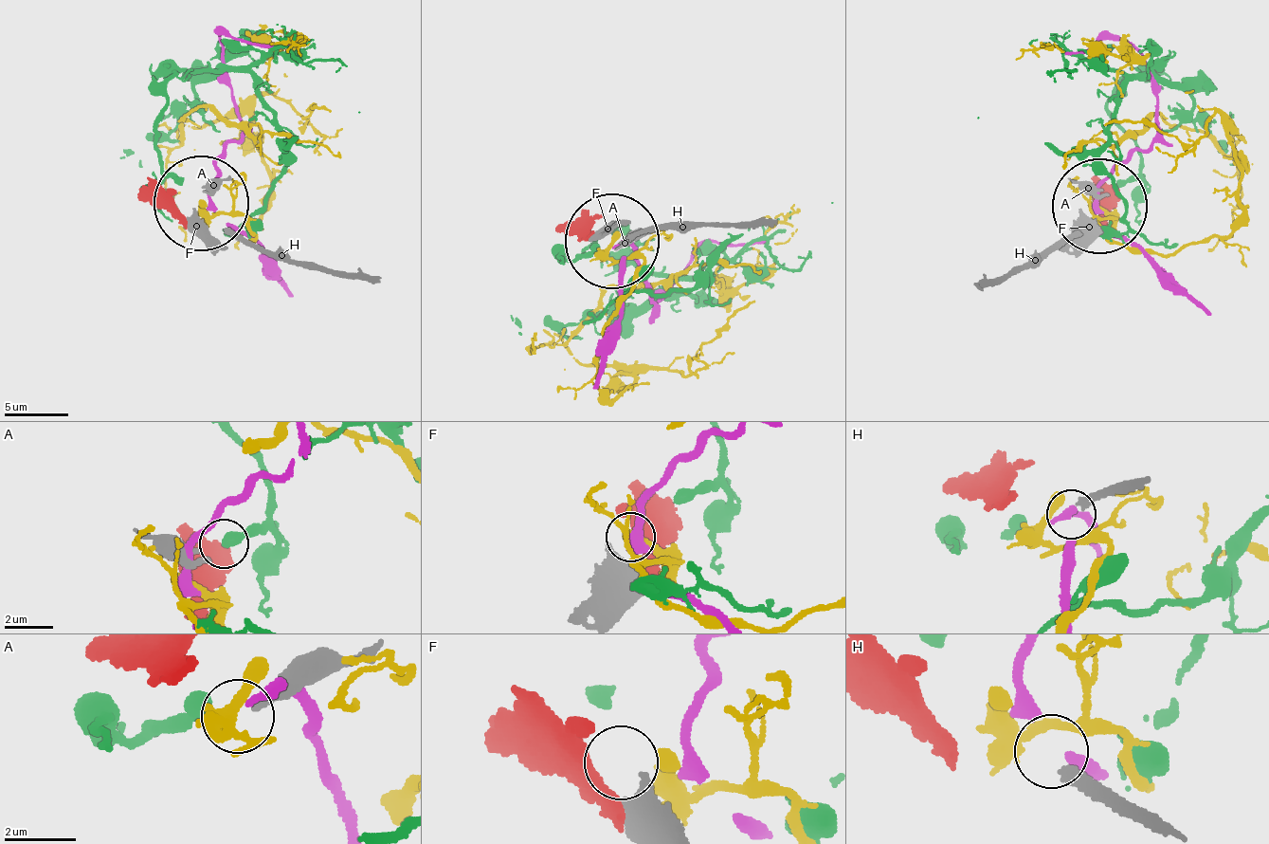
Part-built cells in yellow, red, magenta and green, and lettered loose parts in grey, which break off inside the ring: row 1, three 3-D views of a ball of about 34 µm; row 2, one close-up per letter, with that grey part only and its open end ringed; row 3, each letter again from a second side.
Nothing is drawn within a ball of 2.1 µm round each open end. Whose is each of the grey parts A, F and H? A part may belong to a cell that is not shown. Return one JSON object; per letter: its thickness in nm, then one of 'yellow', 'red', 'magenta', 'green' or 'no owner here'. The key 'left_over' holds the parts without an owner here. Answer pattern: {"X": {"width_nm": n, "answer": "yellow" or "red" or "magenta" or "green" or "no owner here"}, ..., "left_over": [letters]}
{"A": {"width_nm": 200, "answer": "green"}, "F": {"width_nm": 400, "answer": "red"}, "H": {"width_nm": 380, "answer": "magenta"}, "left_over": []}

